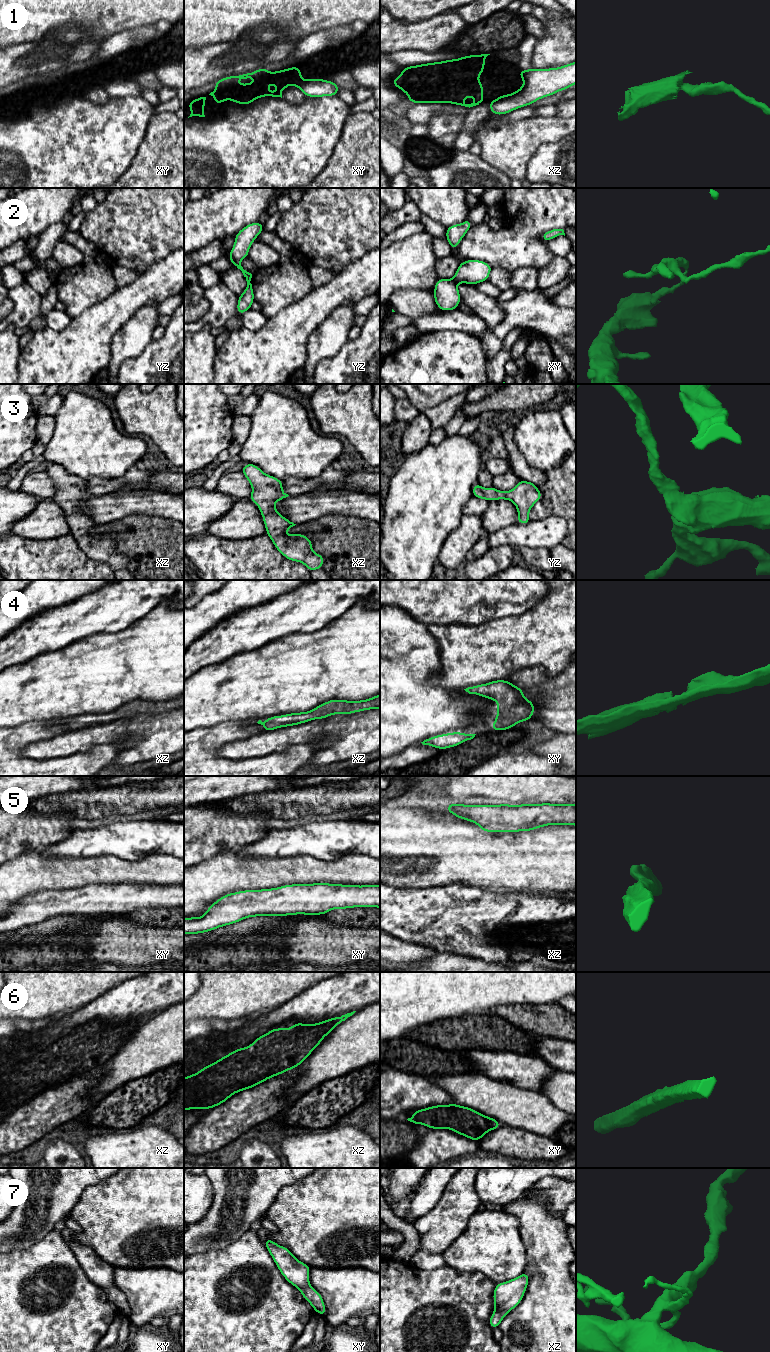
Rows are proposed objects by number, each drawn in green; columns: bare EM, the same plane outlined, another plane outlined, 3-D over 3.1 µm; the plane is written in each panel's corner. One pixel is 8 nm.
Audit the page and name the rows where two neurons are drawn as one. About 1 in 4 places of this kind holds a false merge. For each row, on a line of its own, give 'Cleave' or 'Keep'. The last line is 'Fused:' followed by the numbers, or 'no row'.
1: Cleave
2: Cleave
3: Keep
4: Keep
5: Keep
6: Keep
7: Cleave
Fused: 1, 2, 7

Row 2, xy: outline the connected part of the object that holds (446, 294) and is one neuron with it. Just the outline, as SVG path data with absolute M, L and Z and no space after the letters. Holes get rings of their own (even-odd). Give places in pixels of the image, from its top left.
M438 278L433 294L436 305L442 311L457 309L462 300L454 279Z

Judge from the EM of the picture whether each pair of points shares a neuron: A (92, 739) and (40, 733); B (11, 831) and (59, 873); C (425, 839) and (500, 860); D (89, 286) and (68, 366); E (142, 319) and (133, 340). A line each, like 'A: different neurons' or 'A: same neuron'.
A: different neurons
B: different neurons
C: same neuron
D: different neurons
E: same neuron

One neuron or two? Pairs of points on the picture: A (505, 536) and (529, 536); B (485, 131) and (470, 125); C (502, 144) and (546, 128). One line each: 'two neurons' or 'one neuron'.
A: one neuron
B: two neurons
C: one neuron

